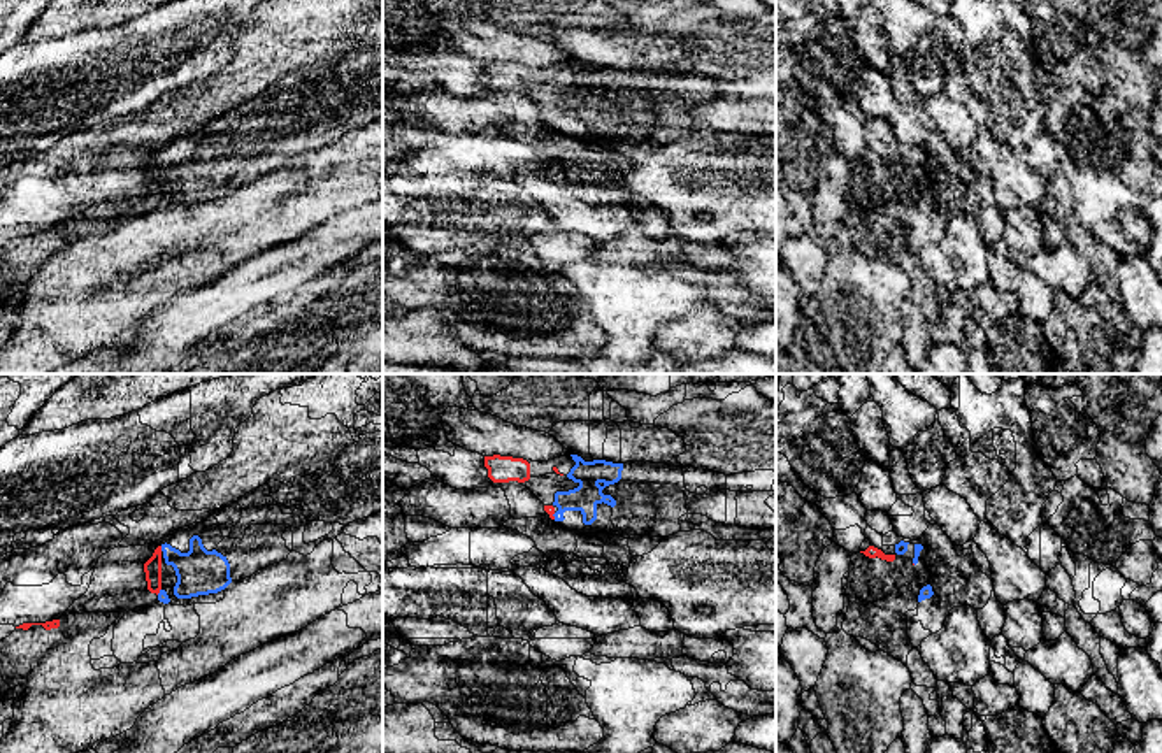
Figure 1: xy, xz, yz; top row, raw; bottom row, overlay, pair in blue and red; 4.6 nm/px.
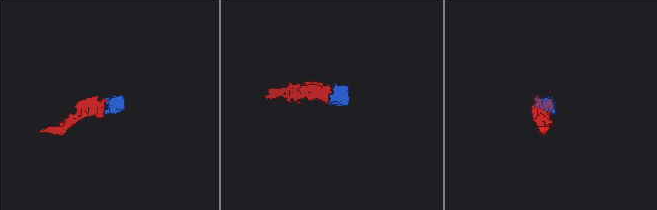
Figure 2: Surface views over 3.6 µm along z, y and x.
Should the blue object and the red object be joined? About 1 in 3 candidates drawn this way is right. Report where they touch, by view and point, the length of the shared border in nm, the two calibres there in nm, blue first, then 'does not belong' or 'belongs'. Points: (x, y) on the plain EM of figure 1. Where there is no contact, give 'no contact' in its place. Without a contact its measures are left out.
xy (162, 155) | 30 nm | 200/80 nm | belongs

